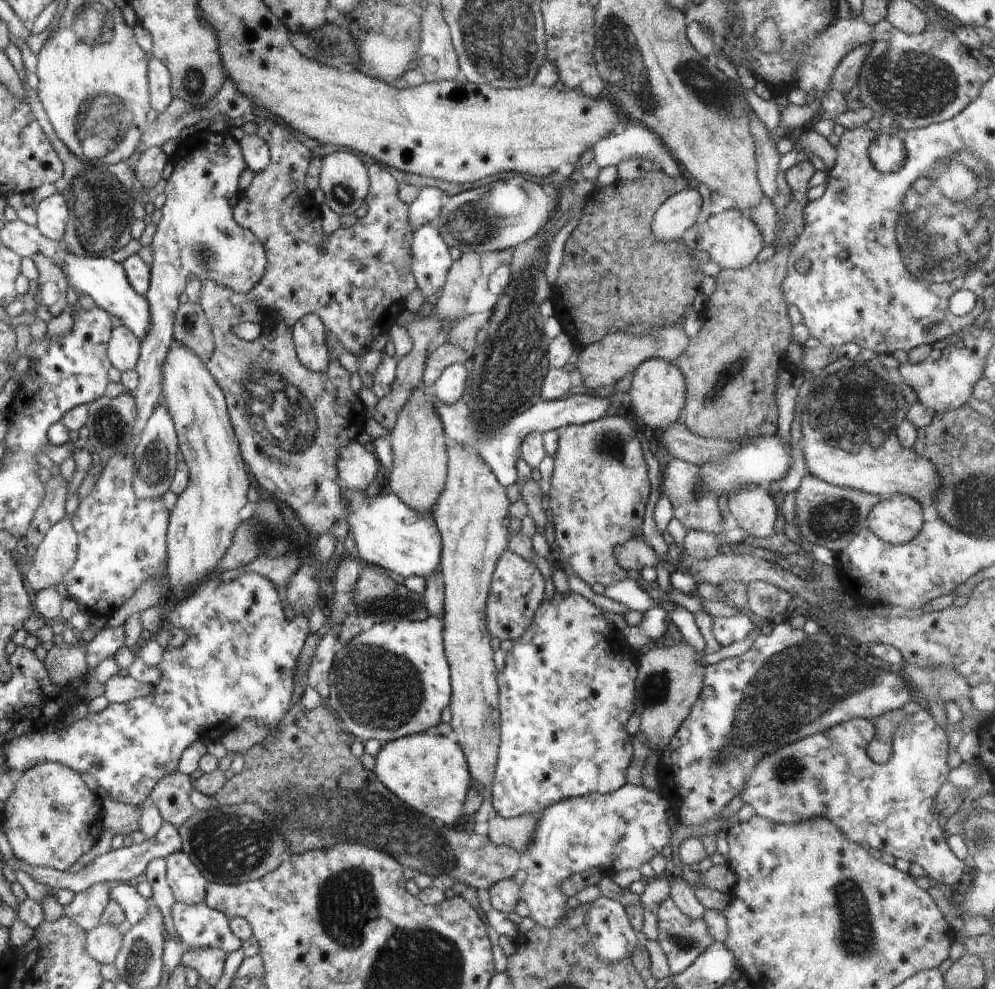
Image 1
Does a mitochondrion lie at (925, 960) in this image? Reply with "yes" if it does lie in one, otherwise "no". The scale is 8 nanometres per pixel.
no

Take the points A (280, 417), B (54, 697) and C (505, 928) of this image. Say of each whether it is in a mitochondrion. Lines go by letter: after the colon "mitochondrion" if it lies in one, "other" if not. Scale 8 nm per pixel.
A: mitochondrion
B: other
C: other

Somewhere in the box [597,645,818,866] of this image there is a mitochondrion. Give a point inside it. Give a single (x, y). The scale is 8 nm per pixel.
(787, 768)

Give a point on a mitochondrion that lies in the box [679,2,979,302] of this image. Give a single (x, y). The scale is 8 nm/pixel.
(913, 85)

